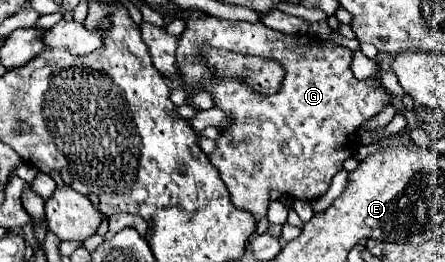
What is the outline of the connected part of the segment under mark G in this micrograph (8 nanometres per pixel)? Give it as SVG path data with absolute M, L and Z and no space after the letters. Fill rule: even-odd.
M219 17L187 19L187 27L181 35L175 53L177 53L177 69L181 73L181 79L185 79L185 83L189 85L203 85L203 89L213 95L215 107L219 107L229 117L229 127L221 129L221 137L215 139L215 151L209 155L209 161L221 173L221 179L225 181L231 193L233 205L243 211L249 211L255 219L261 219L267 213L271 189L277 189L279 193L287 193L303 201L311 201L325 195L333 175L343 169L343 161L351 157L355 151L357 137L353 133L357 133L357 129L369 117L381 113L391 103L391 95L383 85L379 85L377 79L373 77L361 81L355 79L349 67L353 51L339 47L333 41L323 41L311 35L301 35L301 37L285 35L265 27L261 21L249 23L249 21L229 21ZM205 43L215 49L275 59L285 69L281 89L273 95L259 95L239 79L217 77L213 69L207 67L203 53L199 49Z

